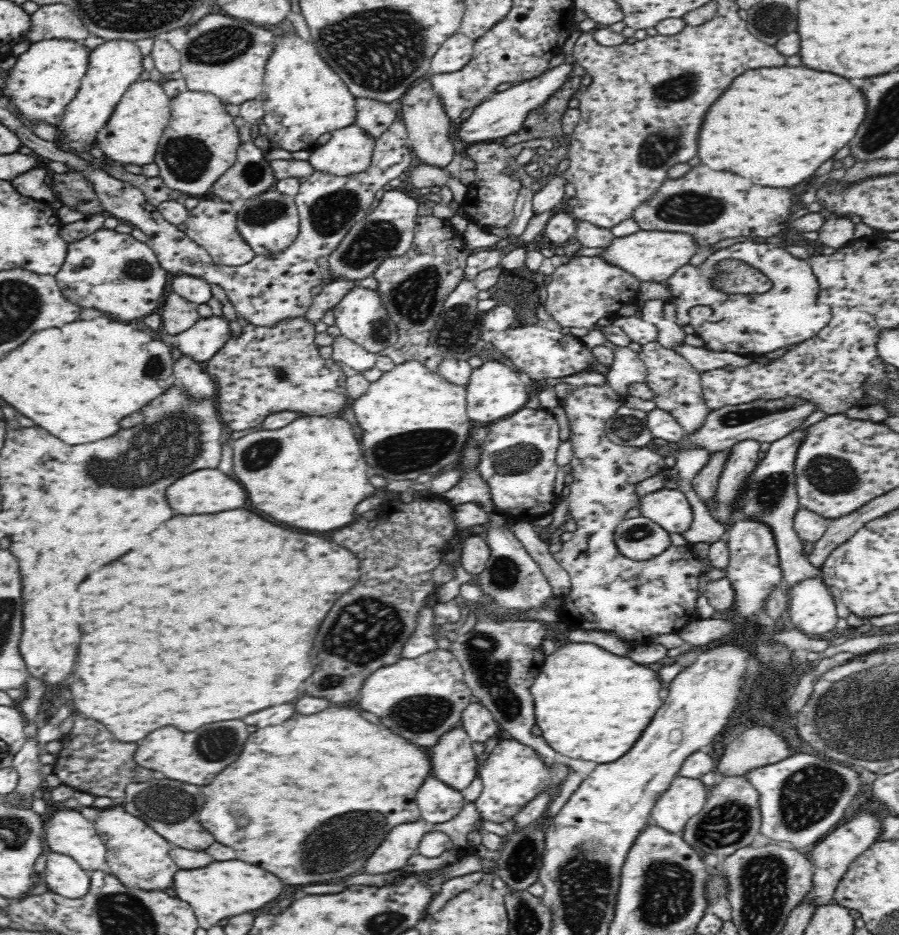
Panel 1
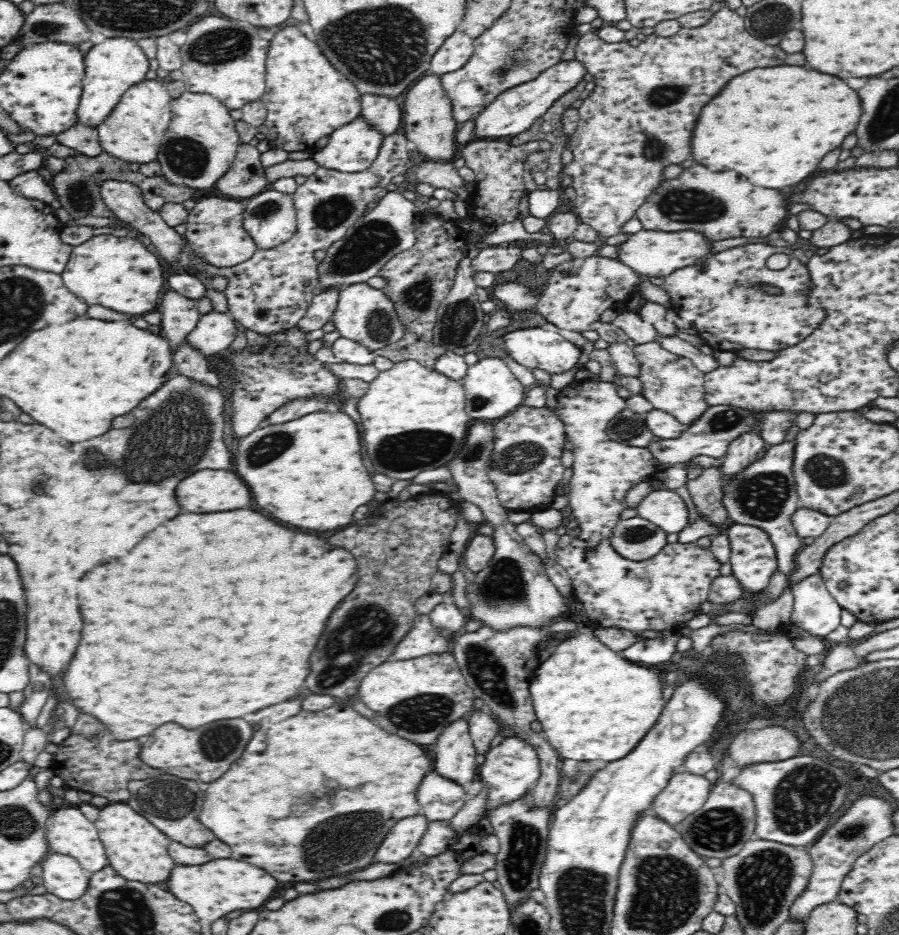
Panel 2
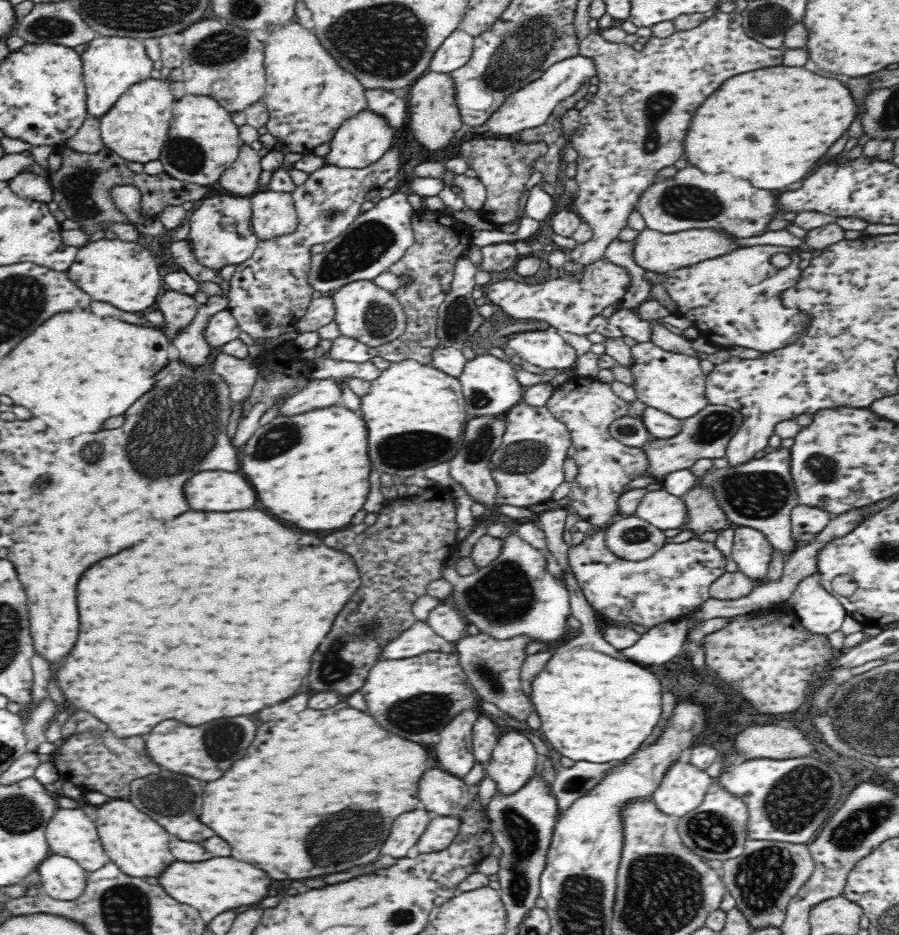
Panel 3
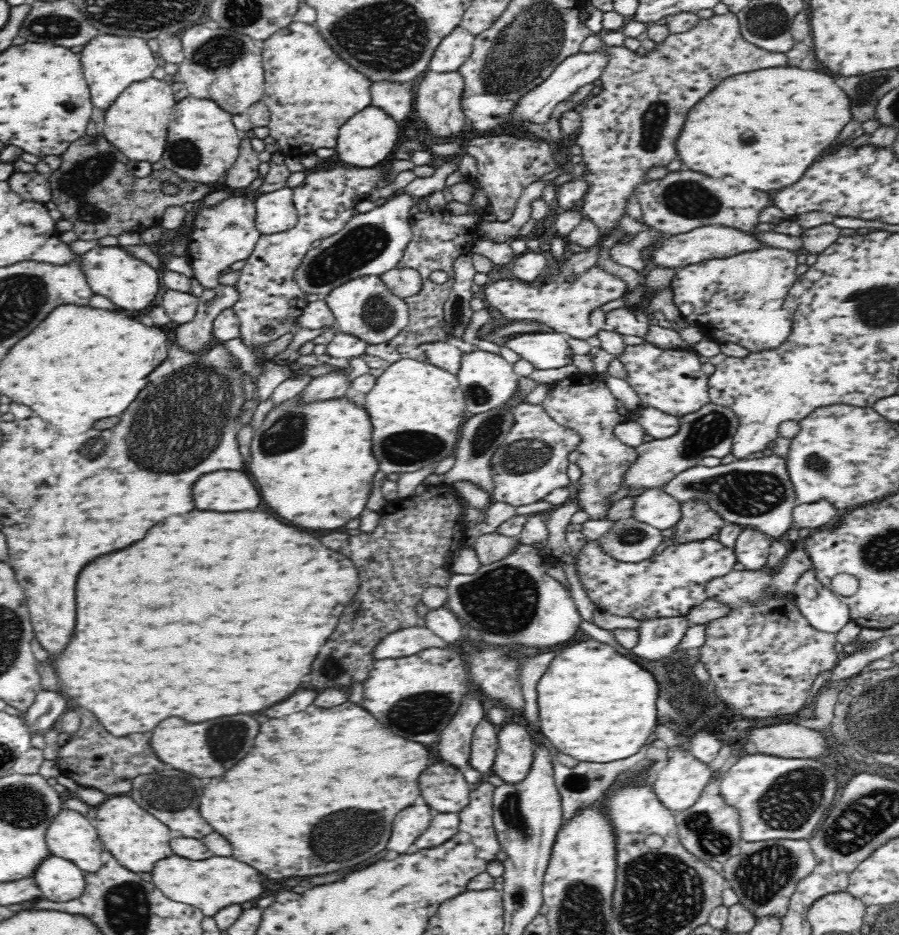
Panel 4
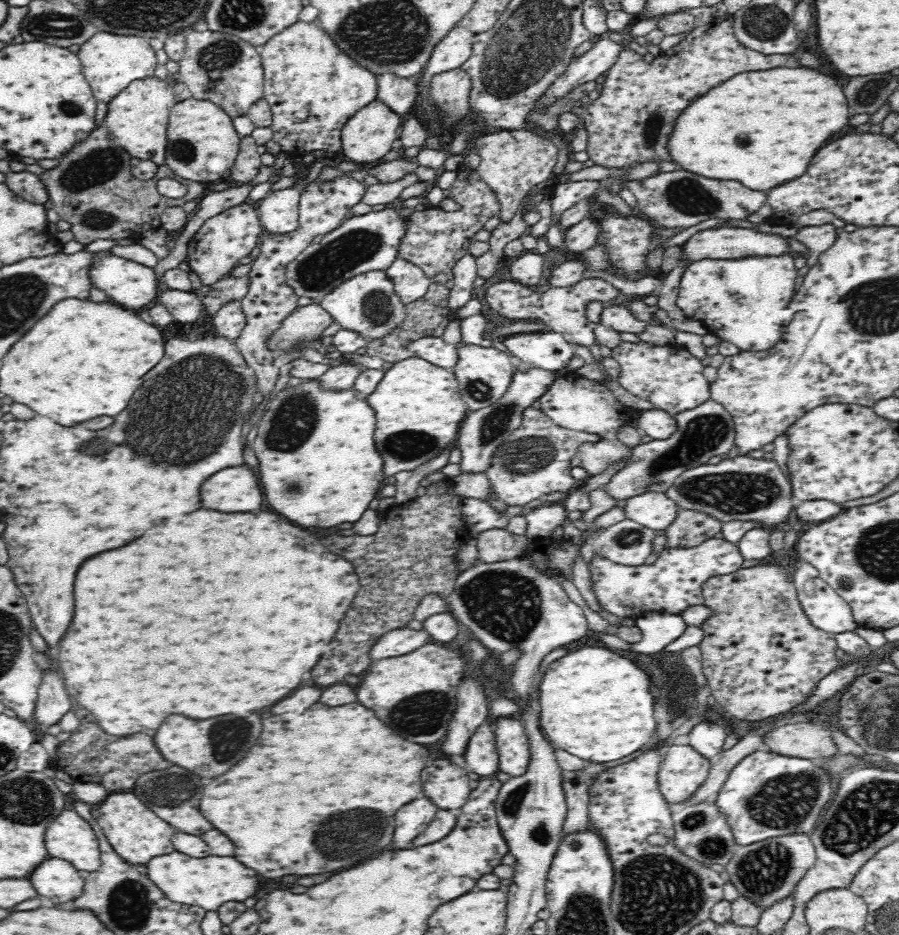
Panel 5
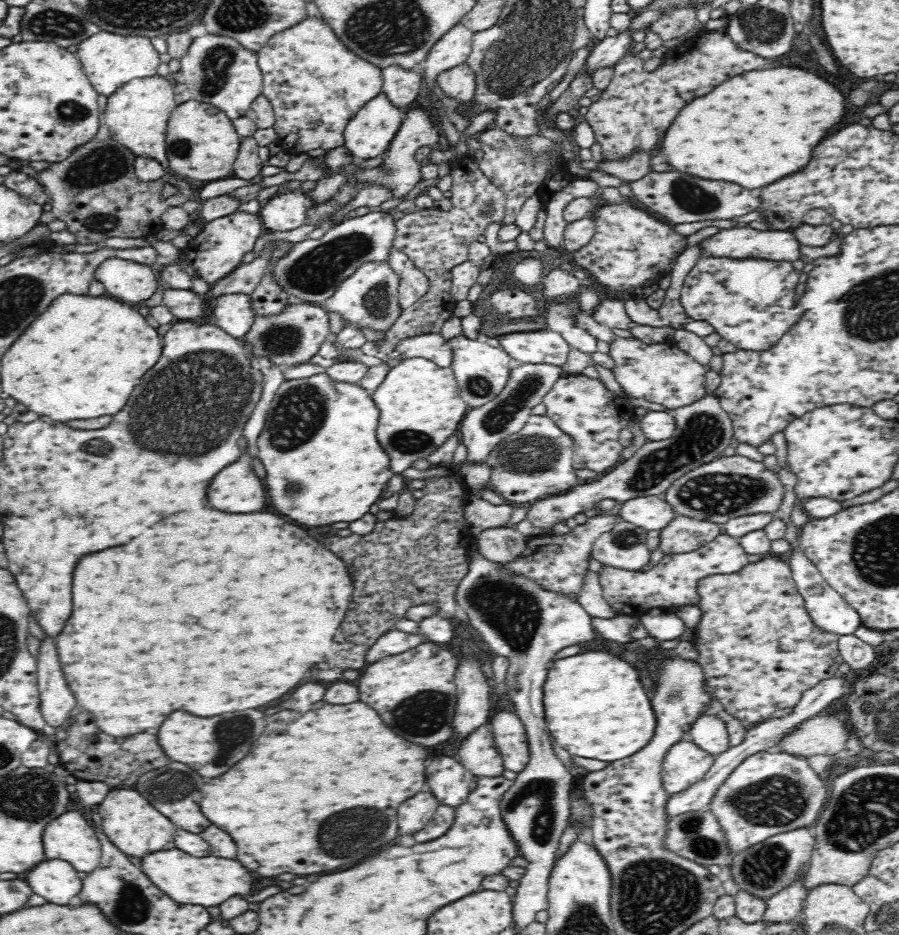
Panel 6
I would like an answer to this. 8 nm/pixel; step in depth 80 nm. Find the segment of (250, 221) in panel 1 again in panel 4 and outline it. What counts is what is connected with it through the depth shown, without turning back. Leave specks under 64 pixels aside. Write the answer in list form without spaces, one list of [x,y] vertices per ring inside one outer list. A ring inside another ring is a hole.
[[[284,187],[253,199],[260,233],[272,235],[294,229],[298,215],[293,196],[293,188]]]

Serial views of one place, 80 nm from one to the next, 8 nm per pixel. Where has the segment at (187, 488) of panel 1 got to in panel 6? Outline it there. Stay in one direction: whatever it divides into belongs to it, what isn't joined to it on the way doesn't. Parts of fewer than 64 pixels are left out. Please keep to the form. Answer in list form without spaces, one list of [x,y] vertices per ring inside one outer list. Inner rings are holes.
[[[248,450],[238,462],[226,466],[210,484],[210,506],[226,512],[260,512],[266,506],[266,490],[260,478],[252,472]]]

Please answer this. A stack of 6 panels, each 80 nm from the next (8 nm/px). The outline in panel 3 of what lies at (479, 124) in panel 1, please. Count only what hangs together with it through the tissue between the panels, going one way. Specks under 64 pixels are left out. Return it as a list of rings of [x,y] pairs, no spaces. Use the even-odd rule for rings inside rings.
[[[581,54],[556,62],[546,72],[522,90],[517,90],[499,109],[486,121],[481,130],[492,134],[506,134],[516,137],[524,128],[534,128],[543,125],[553,113],[556,105],[565,98],[576,94],[576,91],[593,76],[597,76],[597,66],[593,58]]]

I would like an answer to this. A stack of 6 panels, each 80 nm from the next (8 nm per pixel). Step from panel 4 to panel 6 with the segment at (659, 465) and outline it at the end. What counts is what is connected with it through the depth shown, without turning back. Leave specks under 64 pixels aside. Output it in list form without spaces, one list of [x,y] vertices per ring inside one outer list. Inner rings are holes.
[[[713,395],[670,410],[675,420],[675,429],[666,440],[646,441],[632,457],[618,463],[610,472],[591,483],[576,485],[565,493],[549,495],[528,503],[525,519],[530,520],[536,528],[554,528],[556,524],[568,518],[596,508],[601,500],[612,498],[619,504],[641,496],[662,495],[670,485],[683,474],[717,459],[728,446],[733,437],[733,422],[730,415],[722,408],[720,401]]]

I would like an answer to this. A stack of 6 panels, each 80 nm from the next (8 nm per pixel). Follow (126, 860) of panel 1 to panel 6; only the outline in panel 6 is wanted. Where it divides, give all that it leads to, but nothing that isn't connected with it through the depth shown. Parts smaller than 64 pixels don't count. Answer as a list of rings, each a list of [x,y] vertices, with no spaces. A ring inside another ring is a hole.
[[[135,788],[112,789],[94,810],[102,817],[103,833],[124,855],[140,858],[155,851],[175,848],[177,826]]]

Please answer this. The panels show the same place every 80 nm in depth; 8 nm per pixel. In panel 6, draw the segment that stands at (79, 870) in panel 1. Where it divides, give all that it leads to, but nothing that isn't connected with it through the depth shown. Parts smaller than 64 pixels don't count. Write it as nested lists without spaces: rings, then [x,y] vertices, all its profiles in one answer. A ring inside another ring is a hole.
[[[46,860],[27,871],[26,880],[34,894],[54,904],[68,904],[82,888],[82,880],[70,863]]]

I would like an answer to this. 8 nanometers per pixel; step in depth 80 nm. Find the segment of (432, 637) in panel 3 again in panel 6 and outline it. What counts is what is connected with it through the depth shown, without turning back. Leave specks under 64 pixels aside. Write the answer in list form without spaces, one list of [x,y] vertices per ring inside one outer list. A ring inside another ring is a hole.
[[[394,628],[378,637],[378,642],[374,642],[374,646],[367,650],[364,660],[367,664],[372,664],[385,656],[406,652],[426,641],[422,634],[404,633]]]

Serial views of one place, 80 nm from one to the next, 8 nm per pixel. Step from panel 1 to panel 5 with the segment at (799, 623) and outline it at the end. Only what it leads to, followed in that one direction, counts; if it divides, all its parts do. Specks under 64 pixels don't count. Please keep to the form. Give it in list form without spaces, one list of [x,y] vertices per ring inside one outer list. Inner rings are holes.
[[[800,557],[794,560],[793,564],[794,572],[792,573],[792,579],[797,590],[799,601],[807,617],[816,628],[837,635],[845,632],[852,632],[860,626],[853,619],[851,606],[833,589],[833,587],[820,578],[817,568],[814,568],[812,564],[808,561],[804,561]]]

